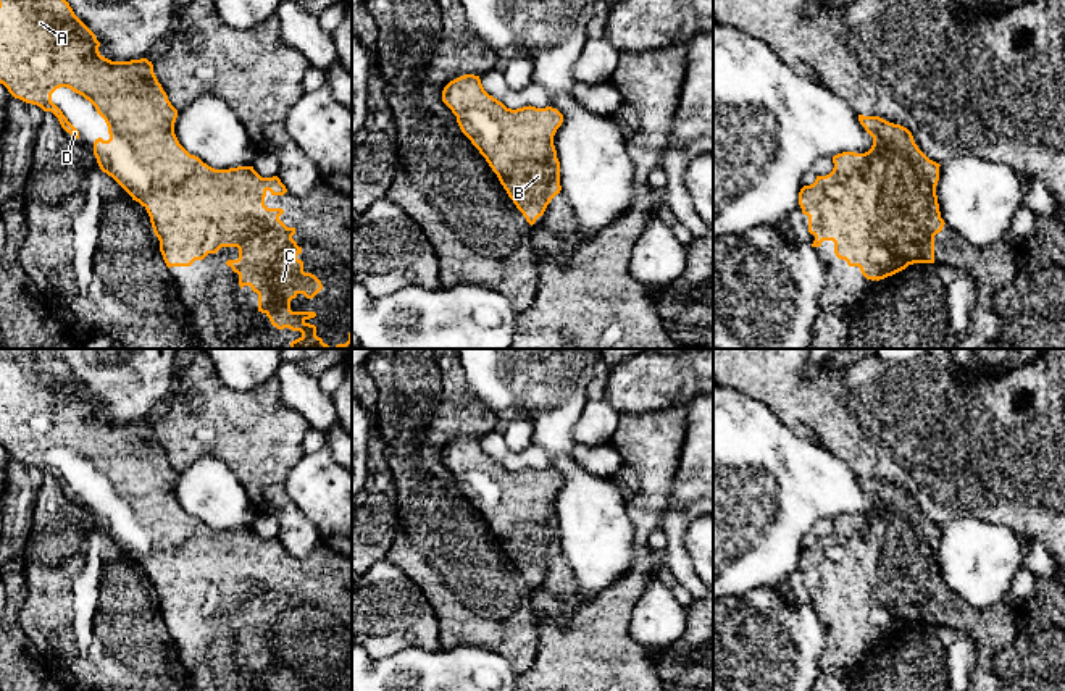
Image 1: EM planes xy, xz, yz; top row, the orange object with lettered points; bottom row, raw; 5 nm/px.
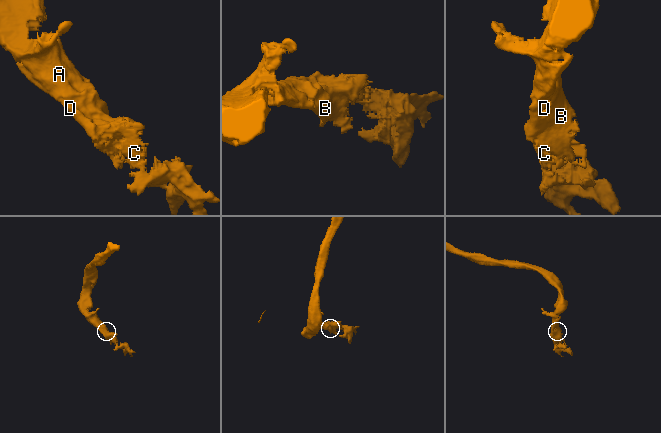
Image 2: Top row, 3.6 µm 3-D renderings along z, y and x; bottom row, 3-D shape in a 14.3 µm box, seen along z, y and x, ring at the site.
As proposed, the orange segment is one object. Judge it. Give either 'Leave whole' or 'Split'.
Leave whole

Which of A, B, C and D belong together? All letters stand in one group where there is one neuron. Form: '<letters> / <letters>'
A B C D

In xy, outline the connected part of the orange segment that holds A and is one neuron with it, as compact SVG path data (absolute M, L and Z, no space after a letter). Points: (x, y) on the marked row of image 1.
M0 0L0 84L15 98L37 105L44 111L52 111L74 140L79 139L79 131L52 102L52 94L60 87L68 87L95 107L97 113L105 119L110 134L108 140L98 137L94 142L97 163L132 200L147 210L166 266L190 266L195 260L203 260L221 247L237 247L239 258L228 260L226 265L239 274L240 289L250 286L258 294L258 312L265 313L273 326L302 333L299 339L290 342L290 349L329 349L316 336L316 326L308 323L316 313L290 310L292 299L299 294L313 299L323 289L323 284L315 274L303 271L303 262L297 258L302 253L302 247L292 239L295 228L287 228L279 220L284 210L265 205L268 191L271 195L284 195L287 192L281 179L278 176L261 178L253 166L215 170L198 157L190 155L174 134L178 110L171 105L158 82L152 61L147 58L111 61L100 55L98 47L100 42L95 34L74 15L66 0Z

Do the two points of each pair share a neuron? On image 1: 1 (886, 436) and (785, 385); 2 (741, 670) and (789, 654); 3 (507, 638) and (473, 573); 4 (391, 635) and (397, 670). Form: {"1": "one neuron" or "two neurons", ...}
{"1": "one neuron", "2": "one neuron", "3": "one neuron", "4": "two neurons"}

